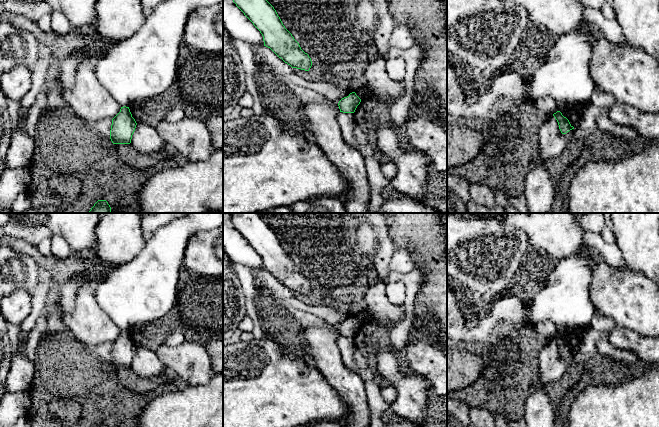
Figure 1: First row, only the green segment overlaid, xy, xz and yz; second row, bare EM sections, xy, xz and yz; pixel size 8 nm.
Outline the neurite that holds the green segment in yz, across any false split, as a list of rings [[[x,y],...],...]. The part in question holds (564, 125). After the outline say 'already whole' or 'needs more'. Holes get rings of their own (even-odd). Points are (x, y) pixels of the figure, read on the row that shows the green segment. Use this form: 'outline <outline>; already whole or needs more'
outline [[[560,111],[554,113],[553,116],[557,120],[559,129],[562,134],[566,134],[570,130],[574,129],[574,127],[570,124],[569,120],[564,117]]]; already whole

